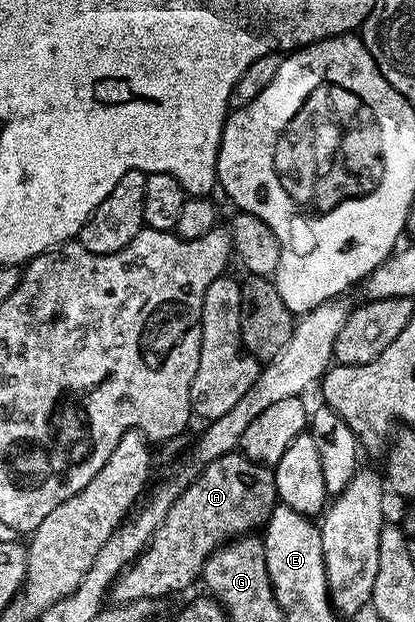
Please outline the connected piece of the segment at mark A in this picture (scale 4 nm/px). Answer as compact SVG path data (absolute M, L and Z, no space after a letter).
M241 452L225 454L201 467L168 510L164 524L156 530L149 546L112 587L115 603L141 598L161 600L186 590L201 575L202 565L213 550L227 542L265 527L278 502L278 489L271 467L248 460Z

